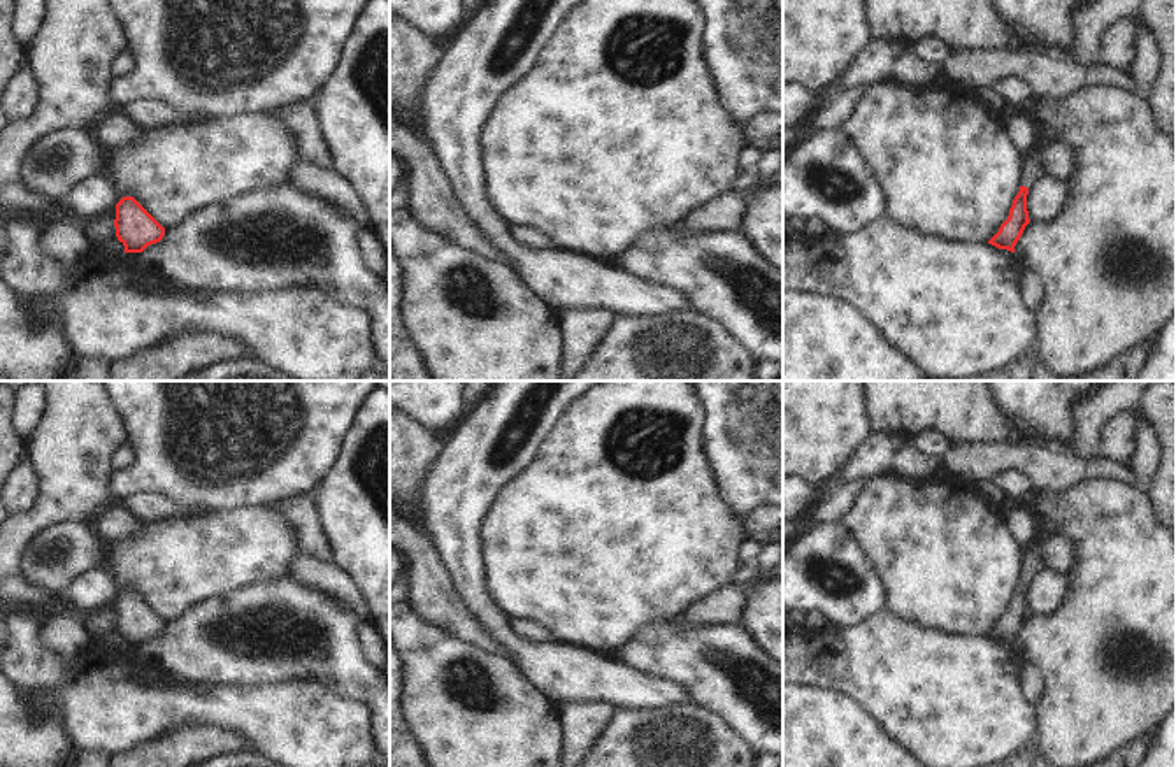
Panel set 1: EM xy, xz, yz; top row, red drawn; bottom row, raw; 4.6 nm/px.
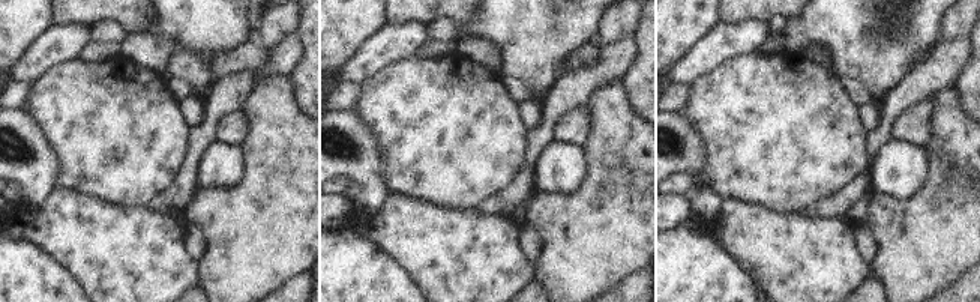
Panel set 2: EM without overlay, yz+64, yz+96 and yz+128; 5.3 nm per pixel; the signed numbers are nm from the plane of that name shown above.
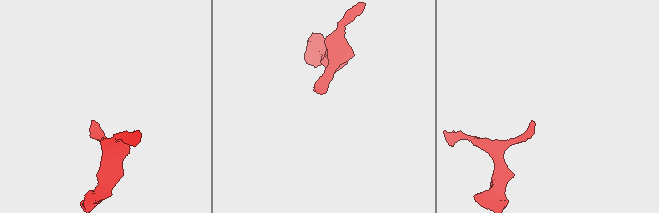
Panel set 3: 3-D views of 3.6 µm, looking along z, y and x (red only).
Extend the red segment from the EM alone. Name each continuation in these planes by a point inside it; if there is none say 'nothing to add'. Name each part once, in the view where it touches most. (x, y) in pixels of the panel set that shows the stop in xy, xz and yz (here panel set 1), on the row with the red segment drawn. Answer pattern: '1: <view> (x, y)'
1: yz (1032, 165)

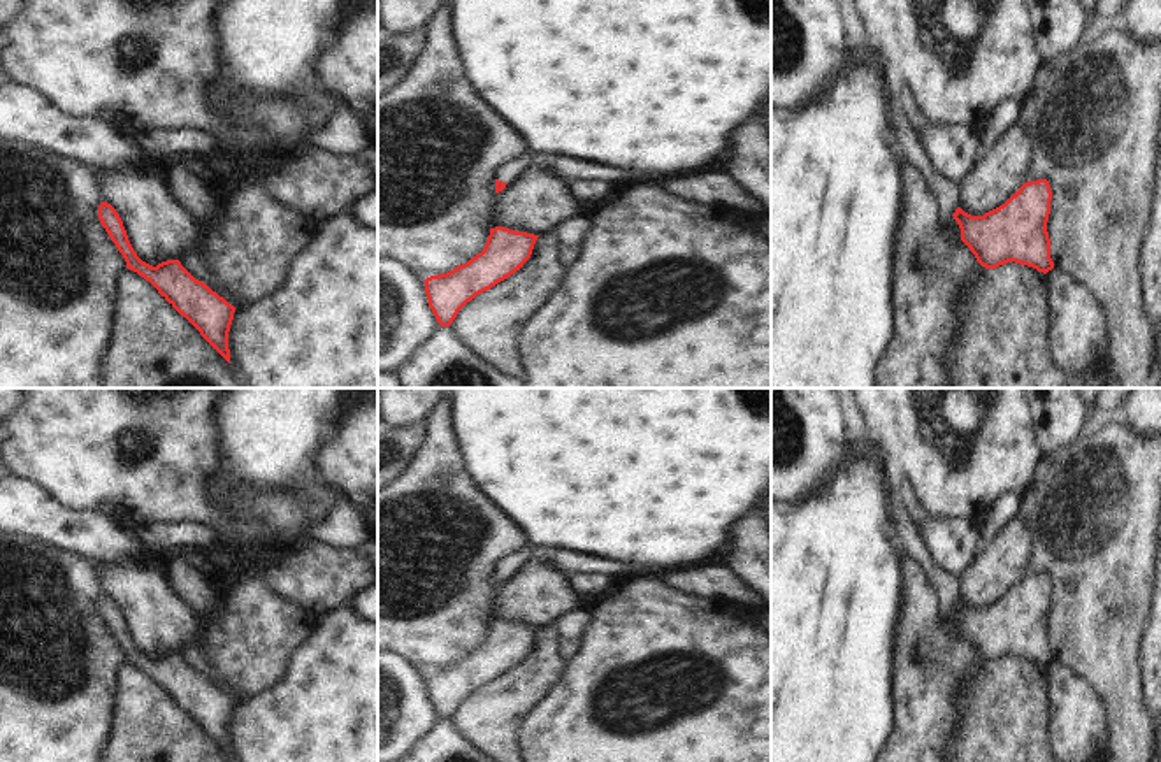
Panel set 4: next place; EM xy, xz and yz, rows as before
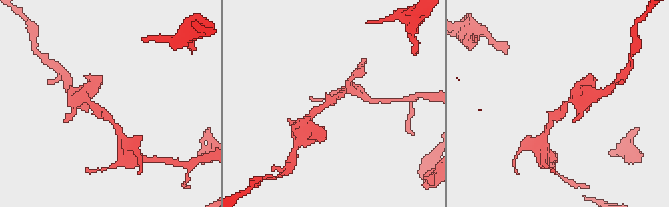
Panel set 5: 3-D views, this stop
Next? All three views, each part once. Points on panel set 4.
1: xz (504, 172)

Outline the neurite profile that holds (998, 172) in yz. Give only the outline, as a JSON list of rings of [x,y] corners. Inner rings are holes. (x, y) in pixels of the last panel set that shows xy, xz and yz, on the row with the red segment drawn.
[[[1019,121],[991,149],[980,153],[970,176],[959,184],[959,195],[952,204],[952,214],[961,207],[971,216],[984,216],[985,212],[1003,205],[1026,183],[1029,162],[1031,140],[1024,125]]]

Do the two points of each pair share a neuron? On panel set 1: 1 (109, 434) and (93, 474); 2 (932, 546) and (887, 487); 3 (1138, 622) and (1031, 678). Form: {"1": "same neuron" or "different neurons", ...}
{"1": "same neuron", "2": "same neuron", "3": "different neurons"}

